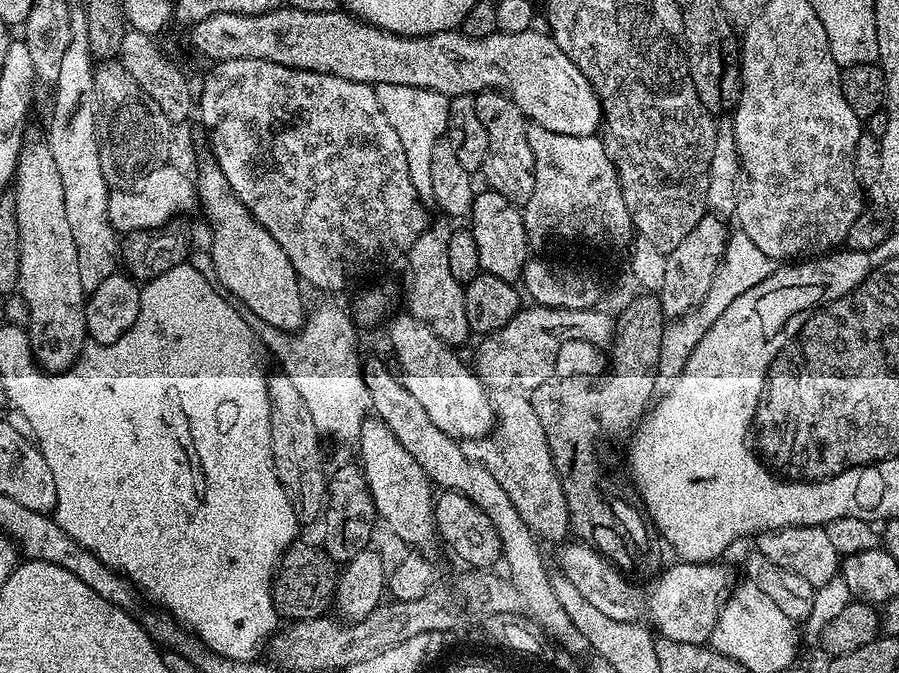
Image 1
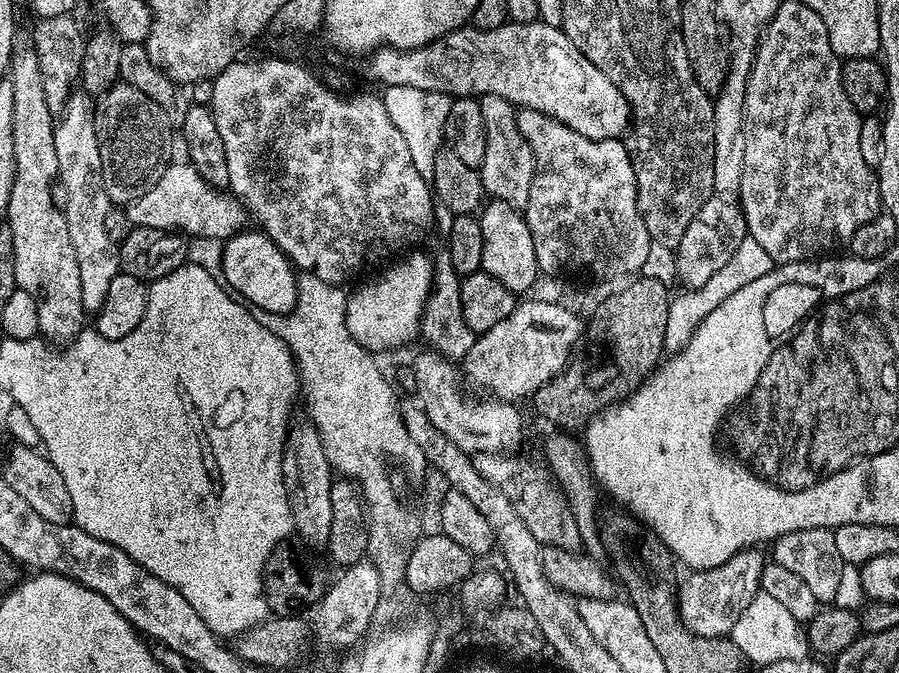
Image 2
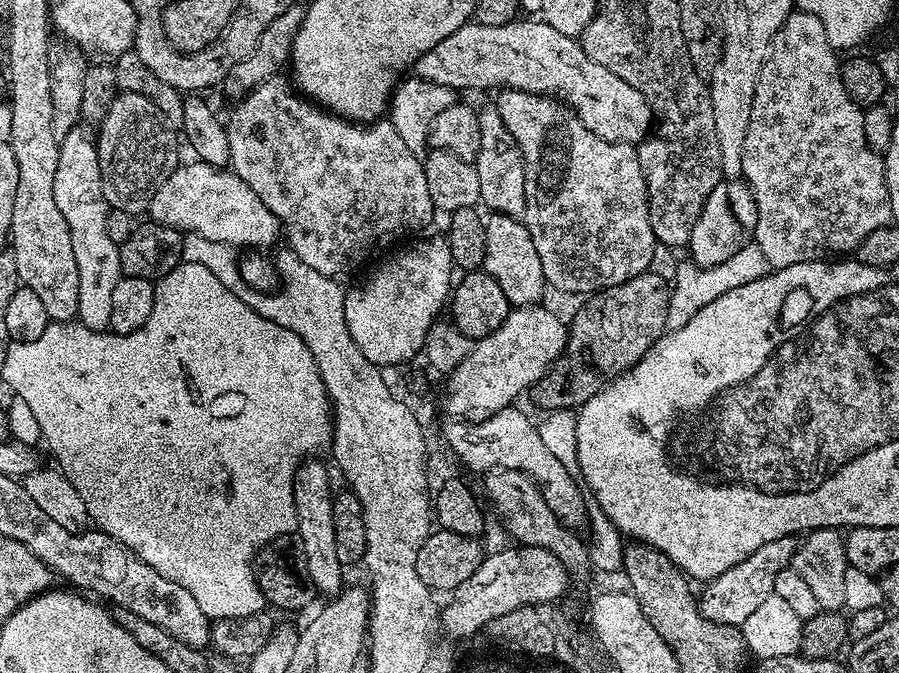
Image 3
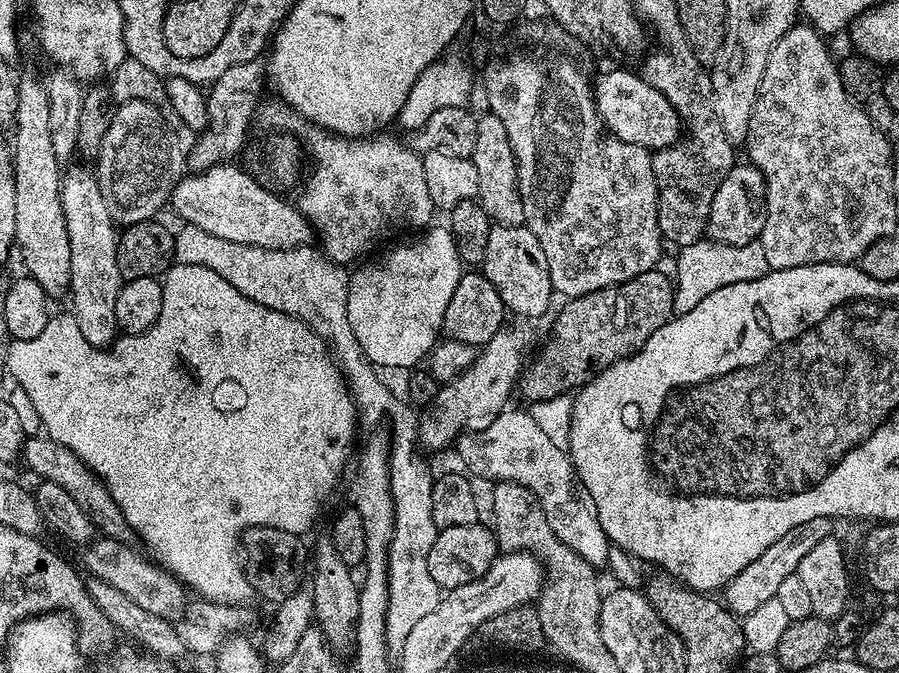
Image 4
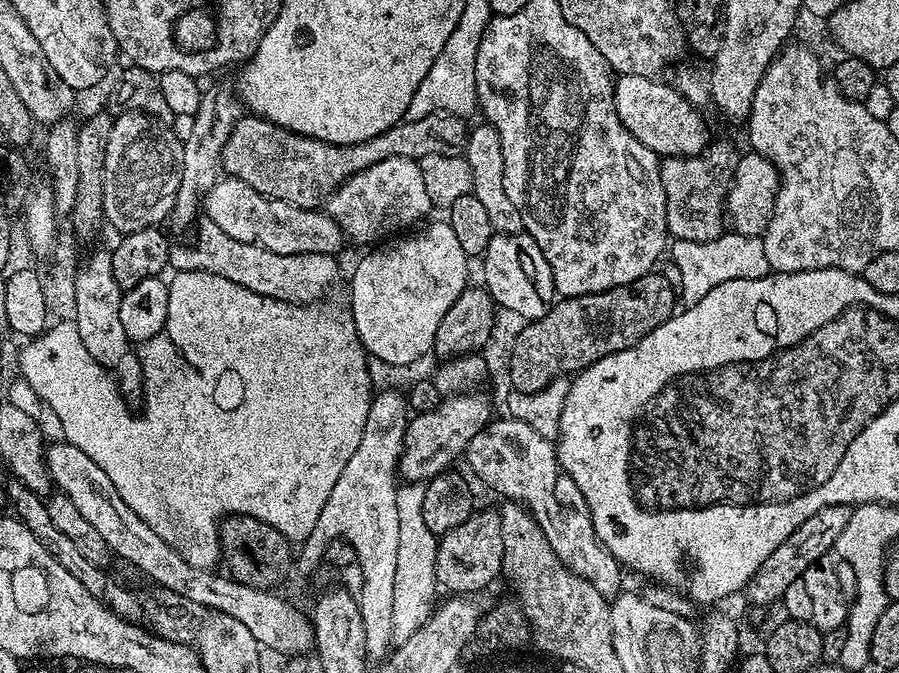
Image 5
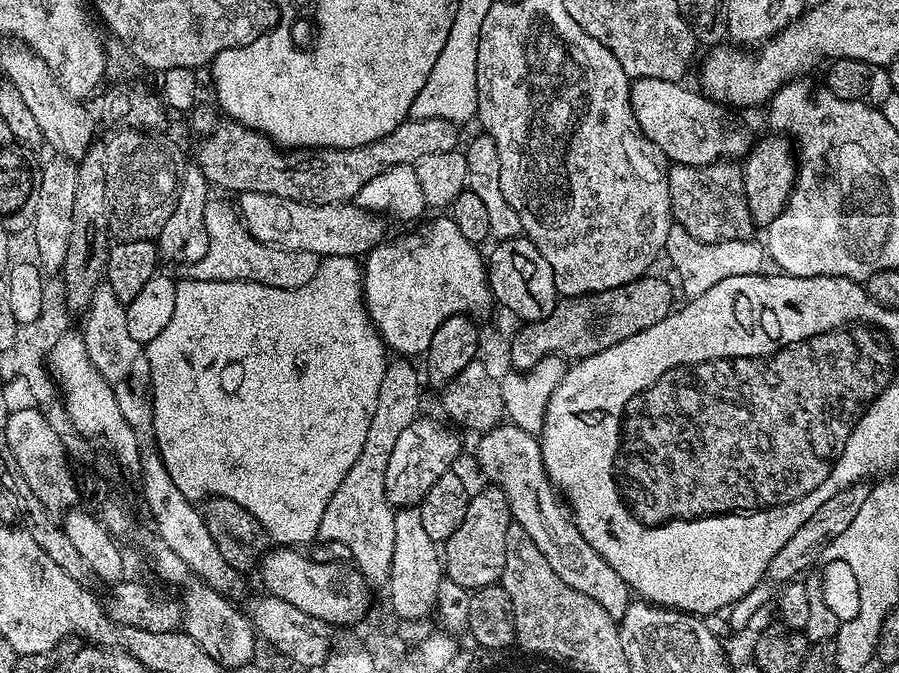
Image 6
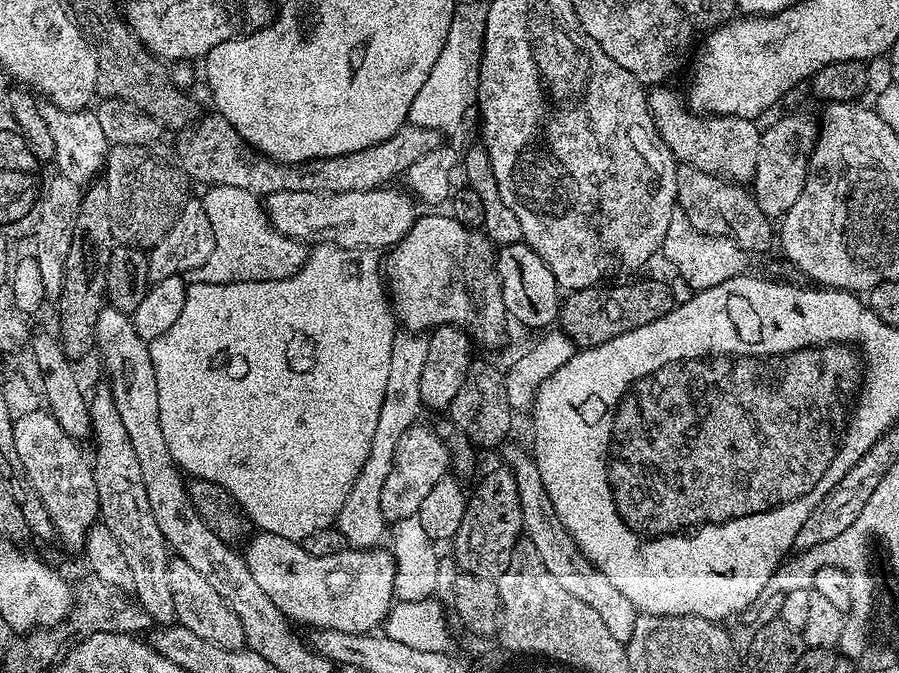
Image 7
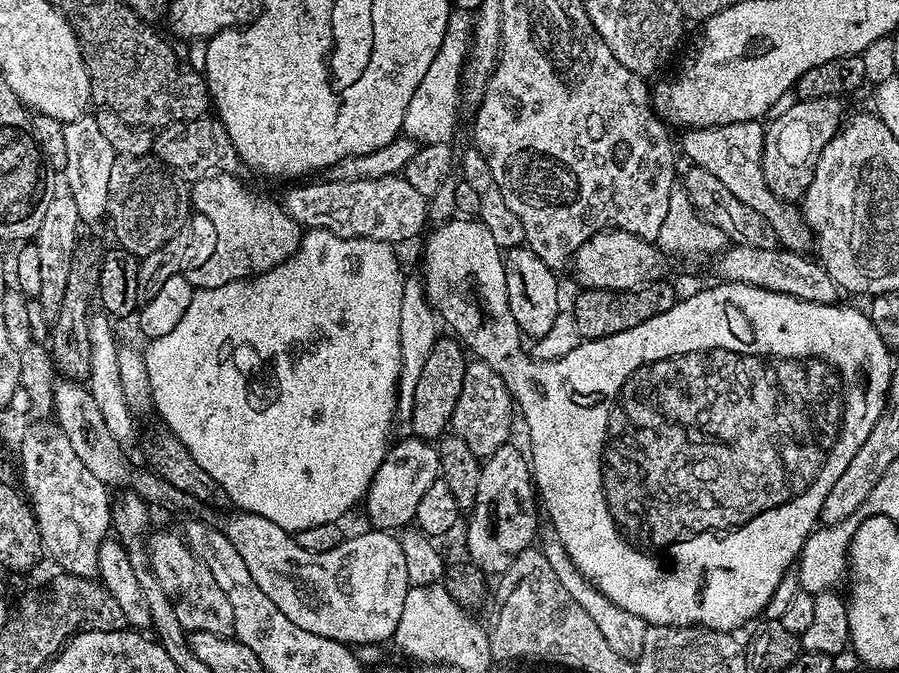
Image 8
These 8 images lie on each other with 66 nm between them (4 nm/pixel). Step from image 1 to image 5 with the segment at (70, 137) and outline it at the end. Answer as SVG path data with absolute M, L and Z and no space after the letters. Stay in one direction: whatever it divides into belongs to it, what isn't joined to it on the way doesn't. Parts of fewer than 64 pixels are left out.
M107 247L90 253L88 257L85 255L79 261L74 289L77 302L75 322L82 343L86 345L86 350L90 350L90 358L107 368L114 380L116 376L116 384L120 387L119 395L125 401L139 401L145 391L144 375L133 341L128 340L126 330L122 330L122 321L118 314L118 306L122 306L122 289L118 282L114 282L112 253Z

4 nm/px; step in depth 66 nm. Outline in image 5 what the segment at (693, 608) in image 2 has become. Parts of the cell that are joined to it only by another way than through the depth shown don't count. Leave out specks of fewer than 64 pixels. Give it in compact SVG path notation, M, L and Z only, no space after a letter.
M846 504L826 506L818 510L818 514L810 514L810 518L806 518L806 522L802 522L802 526L798 526L798 530L794 530L794 534L790 534L790 538L786 538L786 542L782 542L782 546L778 546L778 550L774 550L774 554L770 554L770 558L766 558L752 575L746 589L751 603L756 606L775 605L793 582L802 580L806 570L821 563L831 553L834 542L838 542L838 534L846 530L846 522L850 522L851 517L852 508Z

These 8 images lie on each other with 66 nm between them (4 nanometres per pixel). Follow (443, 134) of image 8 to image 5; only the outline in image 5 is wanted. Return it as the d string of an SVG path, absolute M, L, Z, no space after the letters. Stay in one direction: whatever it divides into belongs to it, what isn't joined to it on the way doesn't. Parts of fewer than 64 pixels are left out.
M466 6L462 10L462 18L458 18L458 26L454 26L454 34L450 34L450 38L446 38L446 46L442 46L442 54L438 54L438 58L434 58L434 66L430 66L430 74L426 74L426 78L422 78L422 86L418 86L418 90L414 90L414 98L410 98L407 119L426 118L426 114L435 112L449 112L468 118L471 117L472 111L474 113L477 111L476 59L478 58L478 46L482 42L482 34L487 30L493 15L492 9L487 6L481 6L481 8Z

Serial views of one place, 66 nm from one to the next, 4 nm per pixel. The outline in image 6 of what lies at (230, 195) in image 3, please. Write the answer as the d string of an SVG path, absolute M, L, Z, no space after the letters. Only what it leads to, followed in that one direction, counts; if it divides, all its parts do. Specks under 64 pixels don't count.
M243 192L239 195L238 216L256 240L291 252L313 252L315 256L354 256L367 254L385 239L385 221L352 202L307 204L278 195Z

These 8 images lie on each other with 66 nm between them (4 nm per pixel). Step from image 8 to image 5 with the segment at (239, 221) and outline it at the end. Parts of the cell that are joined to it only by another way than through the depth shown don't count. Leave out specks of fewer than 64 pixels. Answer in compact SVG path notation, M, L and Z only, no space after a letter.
M201 219L199 224L195 229L196 245L185 256L171 257L170 264L176 272L209 272L215 276L230 278L230 282L238 282L238 286L246 286L263 296L272 296L275 300L291 304L311 304L319 301L323 297L320 295L336 280L335 255L303 252L283 256L257 244L235 241L210 219Z

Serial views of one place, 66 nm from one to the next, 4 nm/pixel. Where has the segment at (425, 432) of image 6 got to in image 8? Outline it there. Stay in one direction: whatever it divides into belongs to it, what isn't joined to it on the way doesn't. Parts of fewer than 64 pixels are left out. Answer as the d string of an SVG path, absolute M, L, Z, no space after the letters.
M405 435L405 440L400 440L389 447L384 455L382 466L374 474L372 484L368 488L368 494L363 501L362 508L368 511L368 520L373 529L376 530L404 530L415 521L418 514L418 505L422 503L422 497L430 486L434 486L436 480L441 479L440 475L440 454L435 443L420 439L419 436Z

